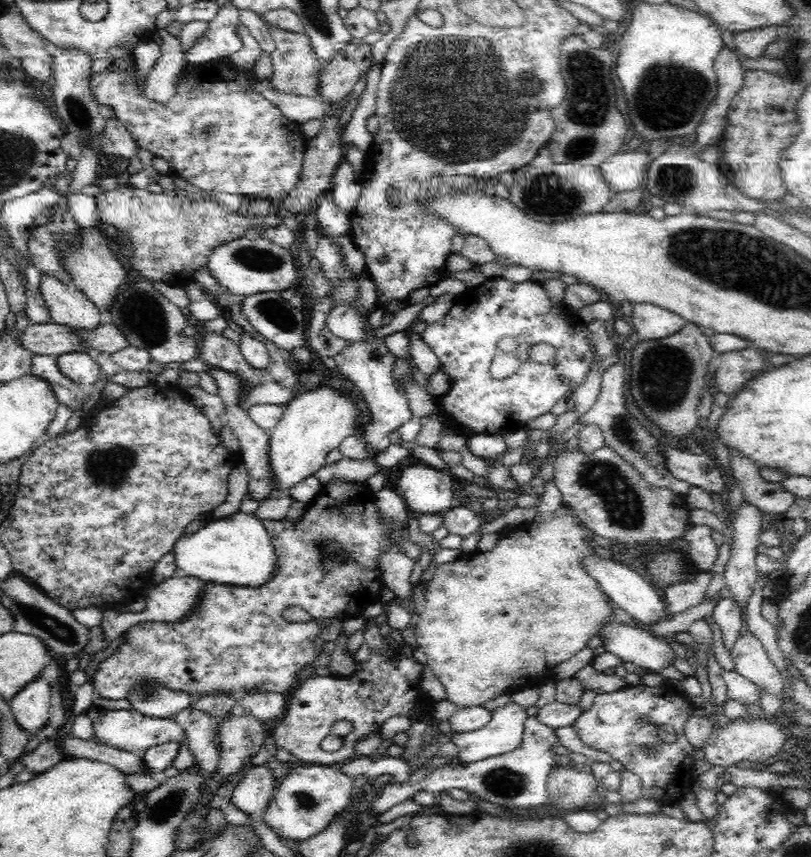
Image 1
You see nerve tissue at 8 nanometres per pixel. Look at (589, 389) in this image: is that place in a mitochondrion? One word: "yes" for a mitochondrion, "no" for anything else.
no

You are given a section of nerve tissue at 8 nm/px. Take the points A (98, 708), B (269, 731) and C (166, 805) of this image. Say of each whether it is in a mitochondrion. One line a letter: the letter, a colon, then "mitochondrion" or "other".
A: other
B: other
C: mitochondrion

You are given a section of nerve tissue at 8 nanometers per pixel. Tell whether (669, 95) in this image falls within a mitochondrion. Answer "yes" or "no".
yes

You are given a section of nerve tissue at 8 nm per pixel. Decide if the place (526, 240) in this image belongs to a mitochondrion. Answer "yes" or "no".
no

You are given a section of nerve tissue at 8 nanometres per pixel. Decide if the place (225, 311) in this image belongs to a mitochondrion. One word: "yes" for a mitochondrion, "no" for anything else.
no

